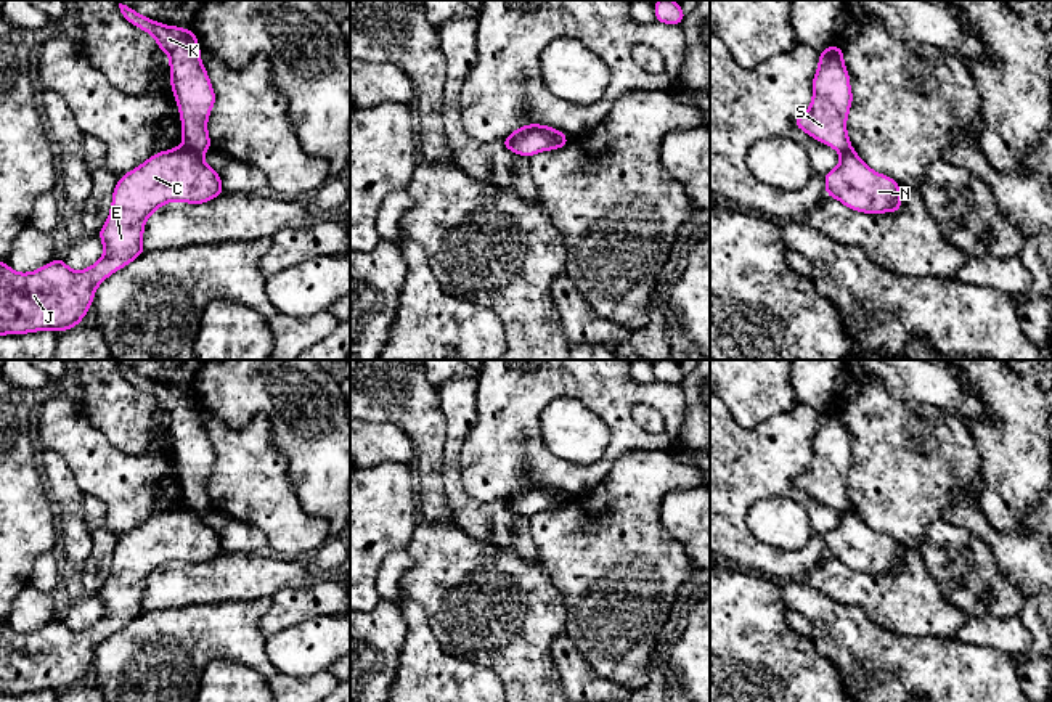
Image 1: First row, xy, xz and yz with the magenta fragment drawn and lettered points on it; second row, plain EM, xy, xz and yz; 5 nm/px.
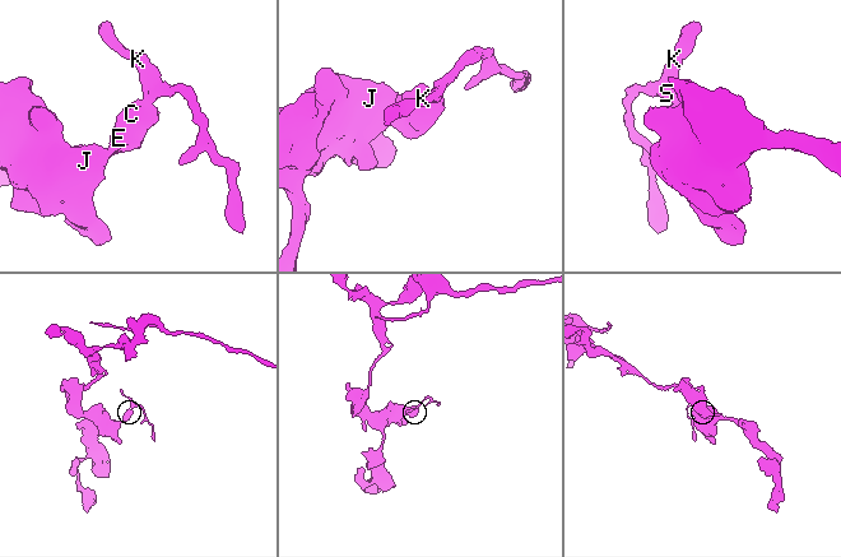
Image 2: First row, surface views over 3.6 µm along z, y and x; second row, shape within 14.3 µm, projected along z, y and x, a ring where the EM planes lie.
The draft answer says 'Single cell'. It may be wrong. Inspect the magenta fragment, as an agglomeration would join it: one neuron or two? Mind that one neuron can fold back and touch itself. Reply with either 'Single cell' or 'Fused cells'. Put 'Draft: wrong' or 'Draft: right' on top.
Draft: wrong
Fused cells

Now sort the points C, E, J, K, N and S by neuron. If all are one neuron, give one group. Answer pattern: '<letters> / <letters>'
C E J N / K S

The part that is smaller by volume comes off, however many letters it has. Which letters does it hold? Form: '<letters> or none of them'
K, S

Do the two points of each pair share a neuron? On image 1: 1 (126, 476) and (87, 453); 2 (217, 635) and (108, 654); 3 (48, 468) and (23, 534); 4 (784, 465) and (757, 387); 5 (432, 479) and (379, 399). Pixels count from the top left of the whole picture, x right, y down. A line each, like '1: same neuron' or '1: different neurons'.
1: same neuron
2: same neuron
3: different neurons
4: different neurons
5: same neuron

